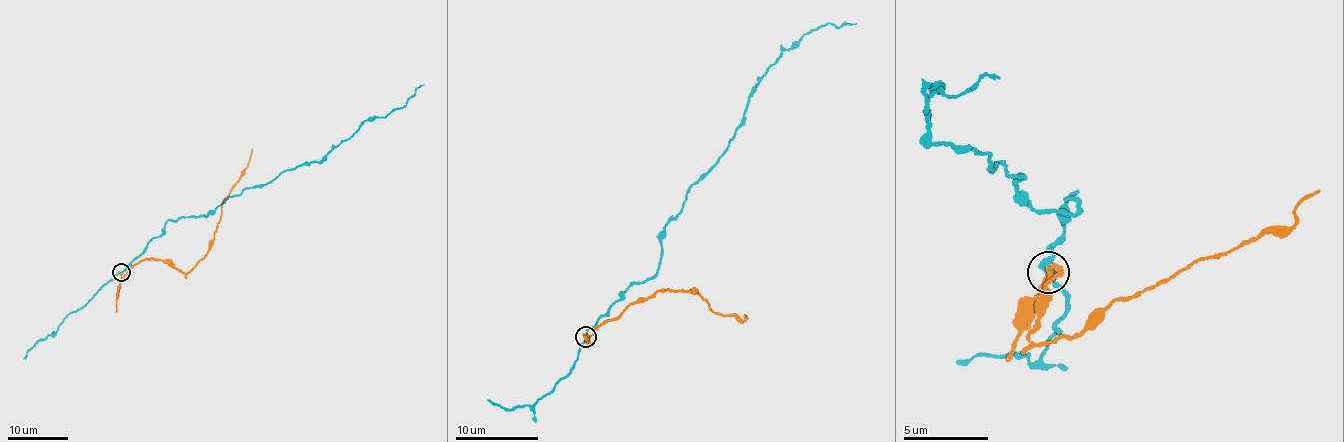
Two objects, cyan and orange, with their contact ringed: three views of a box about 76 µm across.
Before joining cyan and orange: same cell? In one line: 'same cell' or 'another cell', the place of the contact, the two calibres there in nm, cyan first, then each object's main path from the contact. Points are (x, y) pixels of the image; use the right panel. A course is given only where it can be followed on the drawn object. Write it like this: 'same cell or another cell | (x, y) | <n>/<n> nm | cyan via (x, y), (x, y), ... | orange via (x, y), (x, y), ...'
another cell | (1048, 272) | 200/110 nm | cyan via (1047, 273), (1074, 193), (1070, 211), (1030, 203), (989, 156), (928, 143), (928, 87), (946, 98), (1000, 78) | orange via (1047, 273), (1061, 272), (1030, 338), (1038, 348), (1292, 225), (1296, 203), (1320, 190)

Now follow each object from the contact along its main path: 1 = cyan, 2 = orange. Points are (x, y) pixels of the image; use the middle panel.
1: (586, 336), (619, 293), (657, 269), (665, 228), (726, 152), (783, 49), (822, 25), (856, 25)
2: (586, 336), (632, 304), (670, 290), (690, 292), (691, 288), (715, 312), (742, 321), (743, 314), (747, 320)

